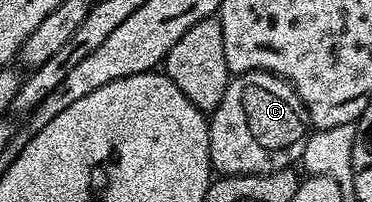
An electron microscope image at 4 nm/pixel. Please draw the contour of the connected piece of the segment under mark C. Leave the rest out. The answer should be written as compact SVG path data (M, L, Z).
M253 70L249 74L238 74L230 81L227 92L223 96L221 103L211 112L208 119L209 124L209 164L218 175L228 176L231 174L273 174L276 170L284 170L292 167L302 157L305 142L311 133L309 119L305 113L305 105L301 102L301 97L295 92L295 88L288 80L279 77L277 74L268 74L262 70Z

